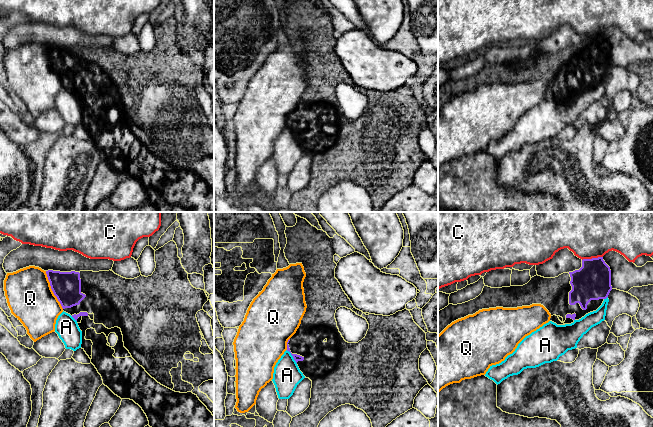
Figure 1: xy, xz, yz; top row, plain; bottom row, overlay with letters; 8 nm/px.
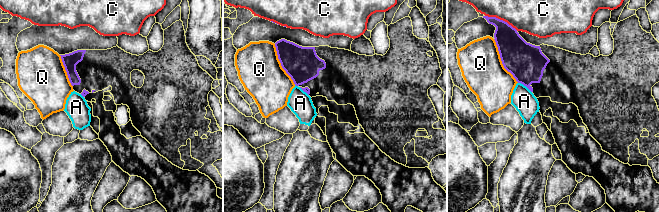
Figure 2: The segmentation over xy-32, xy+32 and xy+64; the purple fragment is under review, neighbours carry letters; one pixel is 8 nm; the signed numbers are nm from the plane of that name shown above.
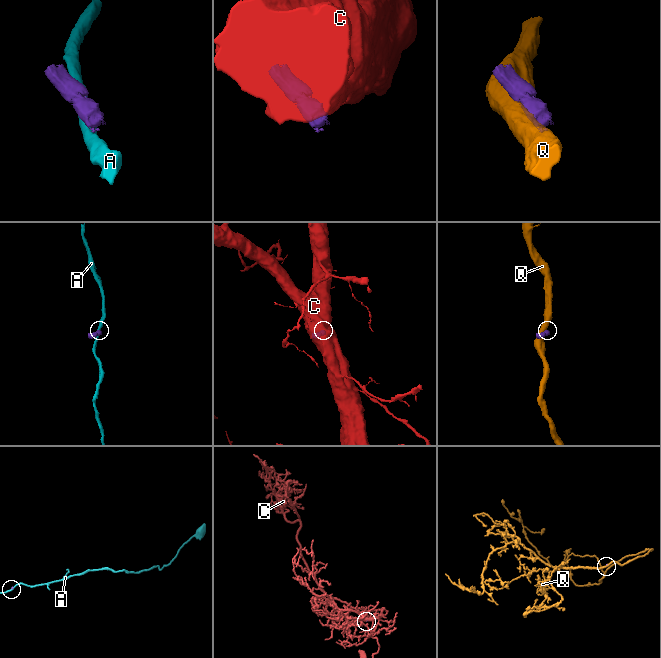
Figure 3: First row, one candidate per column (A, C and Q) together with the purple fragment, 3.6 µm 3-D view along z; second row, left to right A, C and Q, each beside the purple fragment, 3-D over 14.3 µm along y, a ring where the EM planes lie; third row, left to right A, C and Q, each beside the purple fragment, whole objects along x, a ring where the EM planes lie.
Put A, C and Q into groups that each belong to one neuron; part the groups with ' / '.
A Q / C

